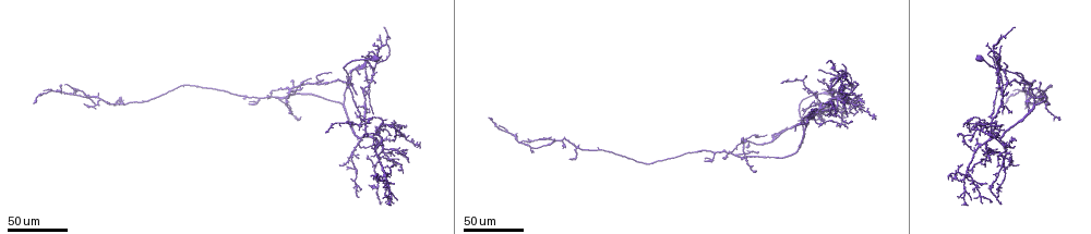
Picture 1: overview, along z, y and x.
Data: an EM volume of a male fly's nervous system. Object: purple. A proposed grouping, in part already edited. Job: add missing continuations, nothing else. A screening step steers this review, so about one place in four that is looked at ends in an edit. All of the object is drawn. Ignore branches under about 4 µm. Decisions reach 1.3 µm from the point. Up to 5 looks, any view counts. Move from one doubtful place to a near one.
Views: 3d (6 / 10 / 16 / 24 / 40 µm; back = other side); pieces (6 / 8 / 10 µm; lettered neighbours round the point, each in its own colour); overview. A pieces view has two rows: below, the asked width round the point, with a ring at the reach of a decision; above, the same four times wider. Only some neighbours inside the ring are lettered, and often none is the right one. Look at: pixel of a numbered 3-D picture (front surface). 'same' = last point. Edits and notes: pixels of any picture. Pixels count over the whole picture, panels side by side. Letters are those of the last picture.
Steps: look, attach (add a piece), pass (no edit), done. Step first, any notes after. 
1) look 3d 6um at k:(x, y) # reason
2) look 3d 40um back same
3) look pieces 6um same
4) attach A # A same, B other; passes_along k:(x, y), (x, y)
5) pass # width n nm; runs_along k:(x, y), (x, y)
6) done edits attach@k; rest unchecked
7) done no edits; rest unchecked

look 3d 40um at 1:(378, 71) # branch stops here

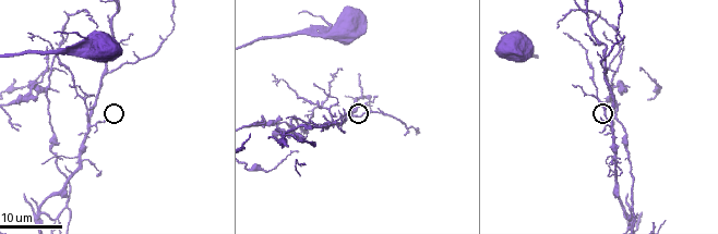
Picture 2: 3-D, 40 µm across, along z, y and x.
look pieces 10um at 2:(107, 116)

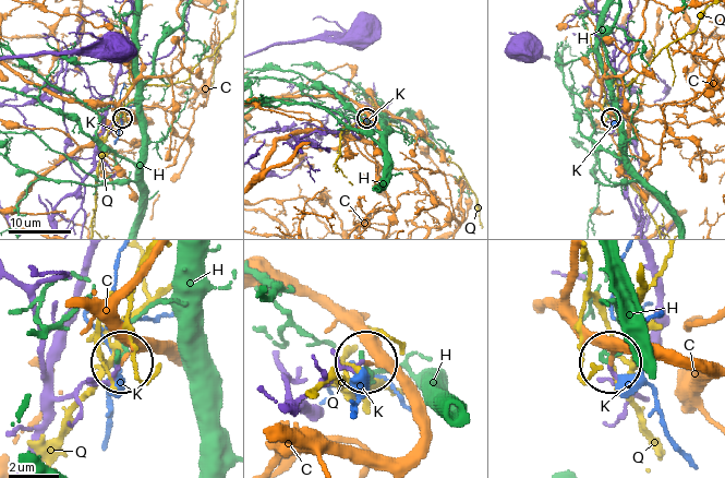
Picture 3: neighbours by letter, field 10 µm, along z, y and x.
pass # C other, H other, K other, Q other; no lettered piece goes on from it

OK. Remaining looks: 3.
look 3d 16um at 2:(626, 193) # free end

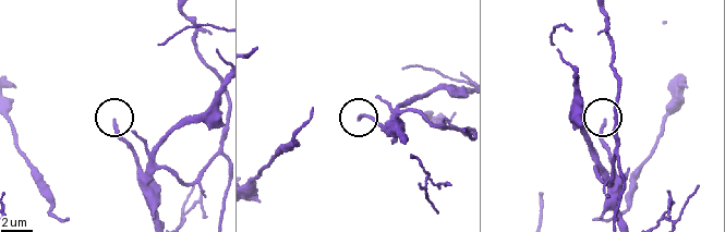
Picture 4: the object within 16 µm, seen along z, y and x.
look pieces 8um at 4:(605, 123)

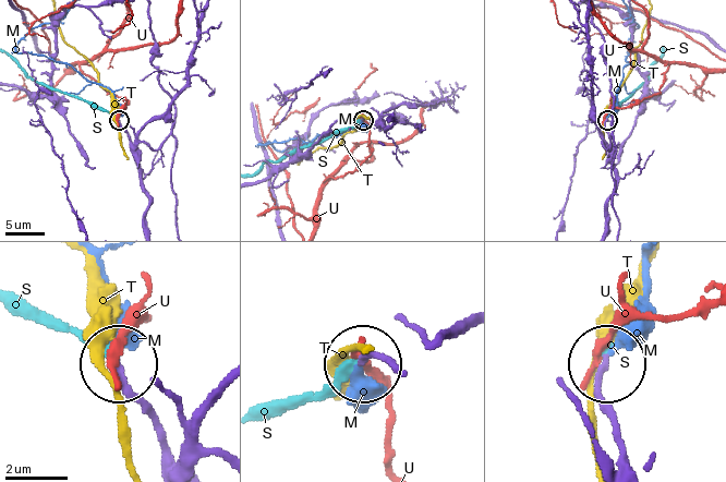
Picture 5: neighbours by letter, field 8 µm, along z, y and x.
pass # M other, S other, T other, U other; runs_along 5:(622, 454), (602, 384), (607, 363); none of them fits

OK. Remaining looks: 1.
done no edits; rest unchecked

